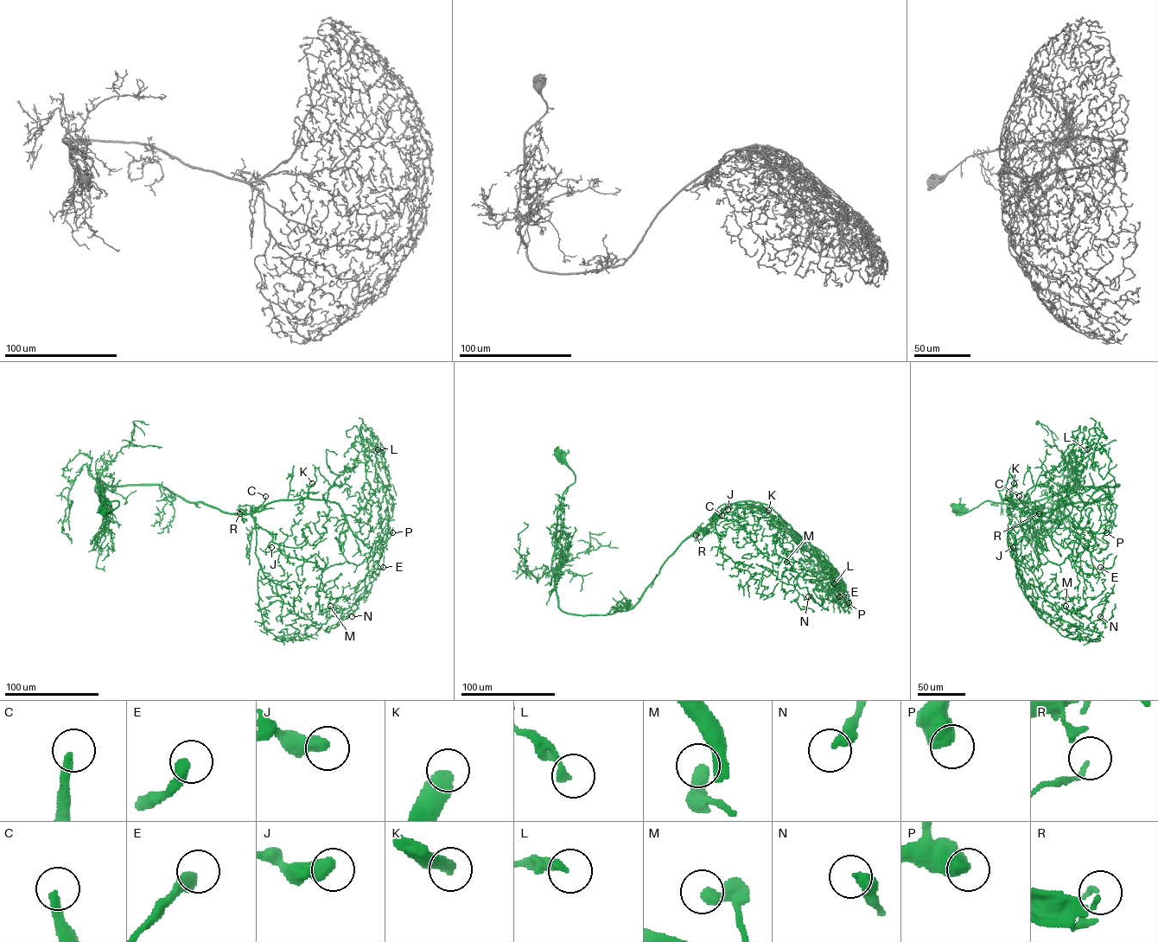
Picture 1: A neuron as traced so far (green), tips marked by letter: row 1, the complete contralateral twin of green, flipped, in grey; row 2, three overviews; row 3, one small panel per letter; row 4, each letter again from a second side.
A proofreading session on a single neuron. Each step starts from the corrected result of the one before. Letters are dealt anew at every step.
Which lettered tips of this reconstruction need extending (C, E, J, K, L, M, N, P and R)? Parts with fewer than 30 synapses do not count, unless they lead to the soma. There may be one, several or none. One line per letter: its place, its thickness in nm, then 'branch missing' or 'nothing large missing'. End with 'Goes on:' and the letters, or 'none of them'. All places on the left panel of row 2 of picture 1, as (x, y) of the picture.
C: at (265, 496); 280 nm thick; branch missing
E: at (383, 567); 460 nm thick; nothing large missing
J: at (271, 547); 550 nm thick; nothing large missing
K: at (312, 483); 500 nm thick; branch missing
L: at (378, 449); 240 nm thick; nothing large missing
M: at (330, 606); 460 nm thick; nothing large missing
N: at (352, 616); 380 nm thick; nothing large missing
P: at (392, 532); 600 nm thick; nothing large missing
R: at (239, 513); 110 nm thick; nothing large missing
Goes on: C, K

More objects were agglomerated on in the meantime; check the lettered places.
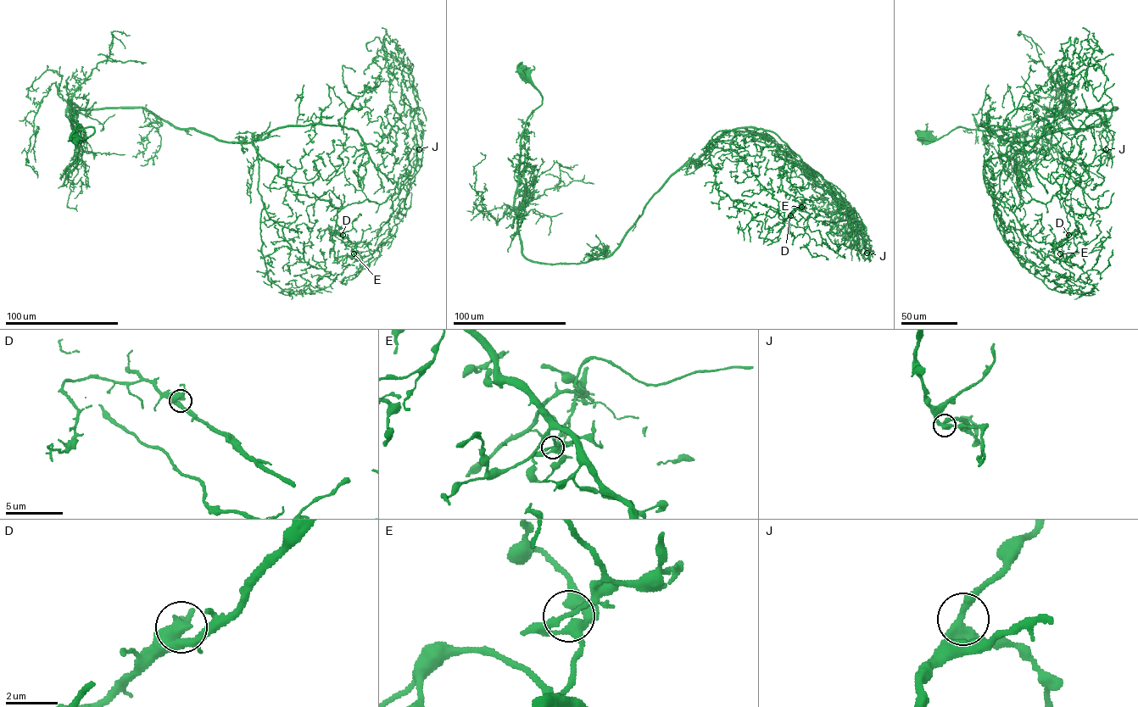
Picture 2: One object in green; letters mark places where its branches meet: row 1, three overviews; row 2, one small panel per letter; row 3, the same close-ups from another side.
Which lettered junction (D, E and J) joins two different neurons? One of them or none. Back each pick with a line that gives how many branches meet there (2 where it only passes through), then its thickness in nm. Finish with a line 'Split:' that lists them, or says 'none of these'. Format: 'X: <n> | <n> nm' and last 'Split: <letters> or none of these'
E: 4 | 300 nm
Split: E

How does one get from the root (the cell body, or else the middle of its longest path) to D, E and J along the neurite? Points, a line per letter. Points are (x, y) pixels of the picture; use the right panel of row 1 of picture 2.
D: (925, 136), (1117, 108), (1090, 127), (1012, 141), (984, 162), (988, 193), (1023, 235), (1054, 245), (1068, 235)
E: (925, 136), (1117, 108), (1090, 127), (1012, 141), (984, 162), (988, 193), (1023, 235), (1061, 253)
J: (925, 136), (1117, 108), (1026, 141), (980, 125), (1012, 128), (1061, 190), (1074, 161), (1106, 149)

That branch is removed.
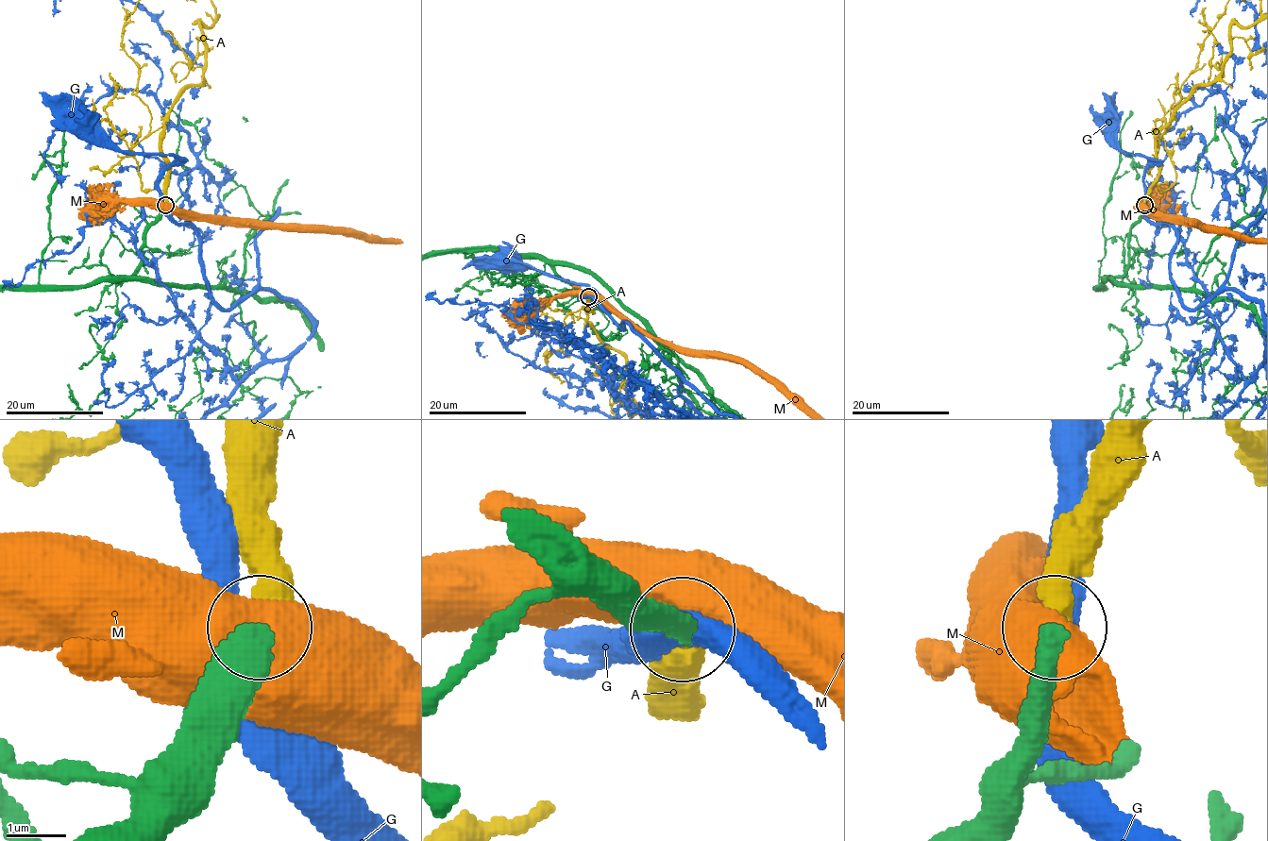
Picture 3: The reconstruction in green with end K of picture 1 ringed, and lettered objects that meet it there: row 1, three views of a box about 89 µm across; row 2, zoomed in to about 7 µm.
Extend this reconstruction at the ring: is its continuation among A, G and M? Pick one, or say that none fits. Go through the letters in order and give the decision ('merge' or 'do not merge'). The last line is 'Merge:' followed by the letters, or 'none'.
A: merge
G: do not merge
M: do not merge
Merge: A

